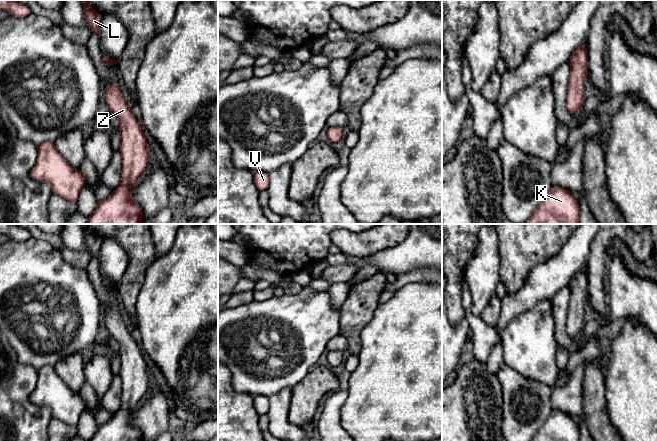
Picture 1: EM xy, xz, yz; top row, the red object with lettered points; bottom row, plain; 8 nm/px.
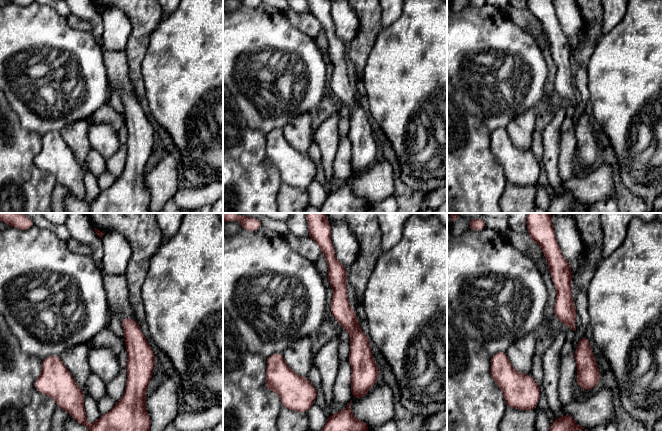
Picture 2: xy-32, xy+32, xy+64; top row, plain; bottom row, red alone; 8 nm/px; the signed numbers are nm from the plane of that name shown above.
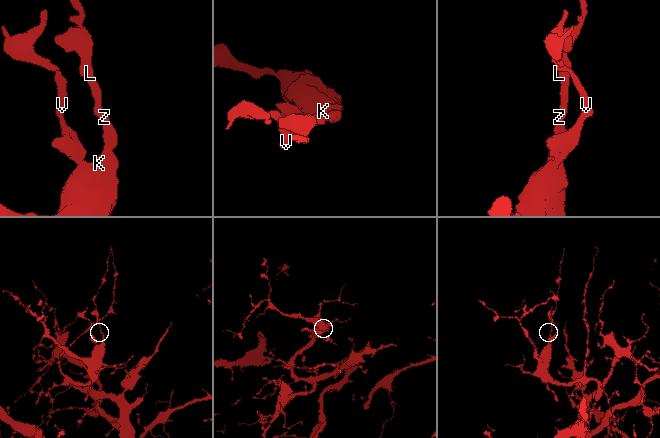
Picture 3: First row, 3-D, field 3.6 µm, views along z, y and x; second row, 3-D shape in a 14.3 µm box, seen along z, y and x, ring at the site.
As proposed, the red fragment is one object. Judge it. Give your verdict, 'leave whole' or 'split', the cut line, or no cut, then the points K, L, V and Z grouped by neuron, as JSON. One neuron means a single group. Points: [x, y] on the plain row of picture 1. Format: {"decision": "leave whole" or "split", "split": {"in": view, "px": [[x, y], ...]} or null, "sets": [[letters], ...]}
{"decision": "leave whole", "split": null, "sets": [["K", "L", "V", "Z"]]}

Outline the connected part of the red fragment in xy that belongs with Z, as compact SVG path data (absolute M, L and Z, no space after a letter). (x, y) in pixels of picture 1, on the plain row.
M116 307L106 310L102 320L110 335L119 343L118 355L121 361L120 378L122 380L121 406L105 424L97 427L96 433L88 441L144 441L144 435L131 421L133 412L139 408L139 401L145 395L150 384L150 374L139 346L133 339L131 332L120 316Z

